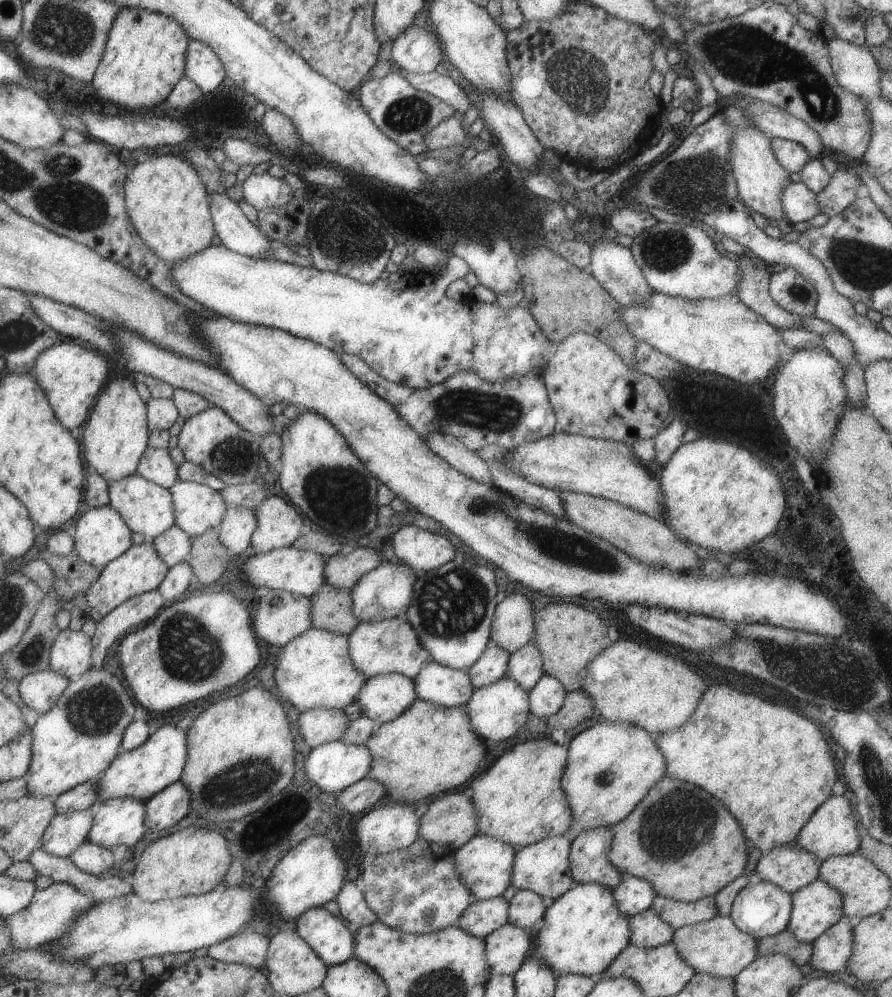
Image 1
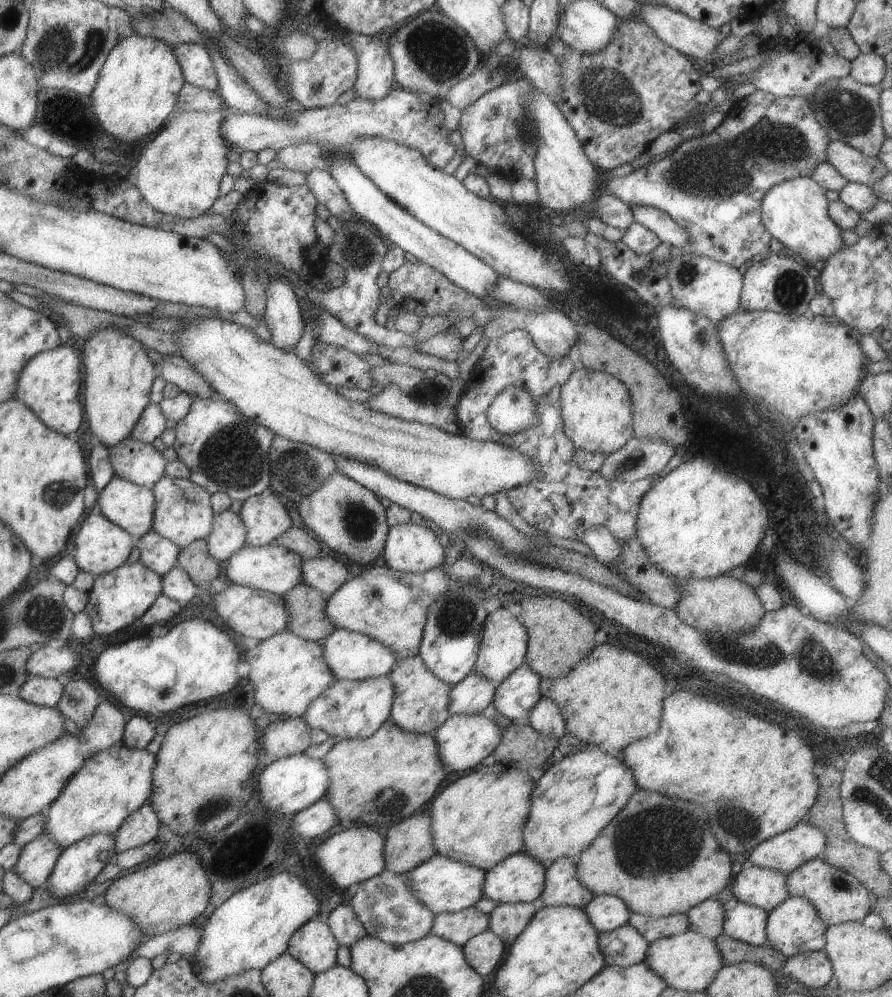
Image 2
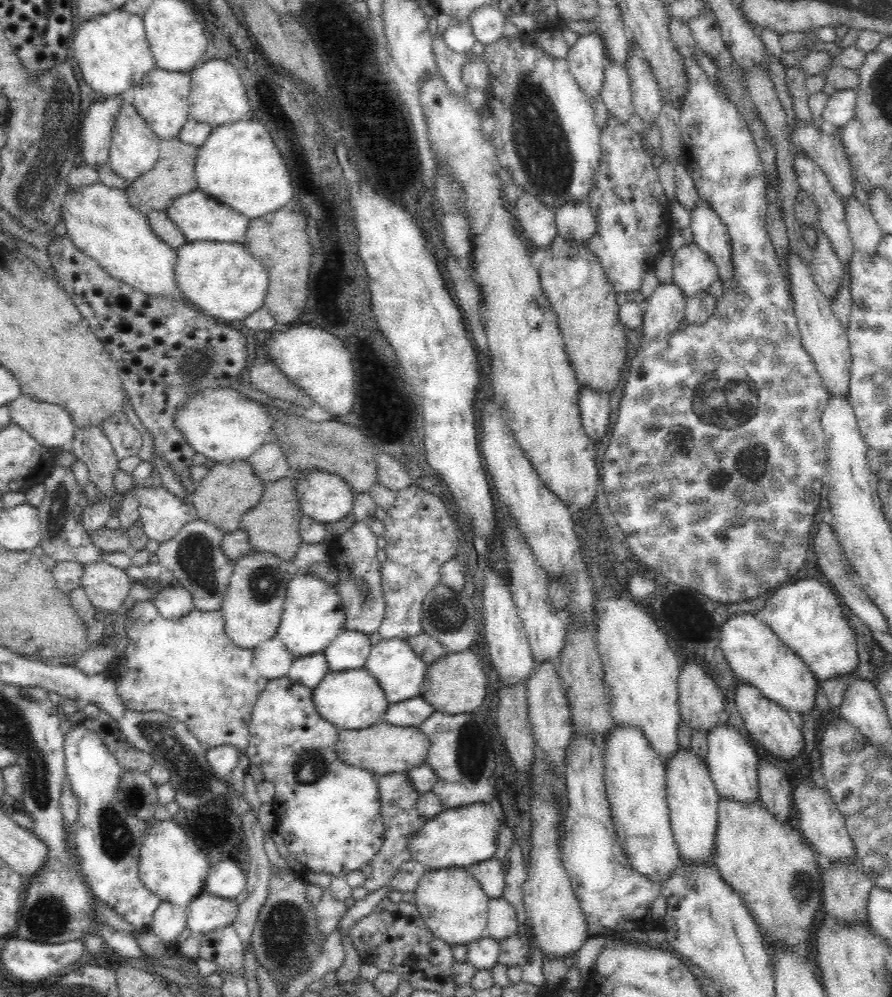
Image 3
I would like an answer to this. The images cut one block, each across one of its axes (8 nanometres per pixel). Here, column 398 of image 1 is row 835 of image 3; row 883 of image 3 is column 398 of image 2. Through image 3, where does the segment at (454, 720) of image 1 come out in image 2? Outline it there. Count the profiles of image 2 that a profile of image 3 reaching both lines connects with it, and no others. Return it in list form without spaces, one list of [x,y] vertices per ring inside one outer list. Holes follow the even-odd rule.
[[[385,720],[367,738],[338,739],[321,758],[321,762],[329,776],[325,800],[331,804],[331,810],[335,810],[339,822],[345,825],[367,825],[383,831],[386,827],[411,816],[419,806],[431,800],[448,774],[437,758],[435,742],[432,735],[405,732],[389,720]]]

